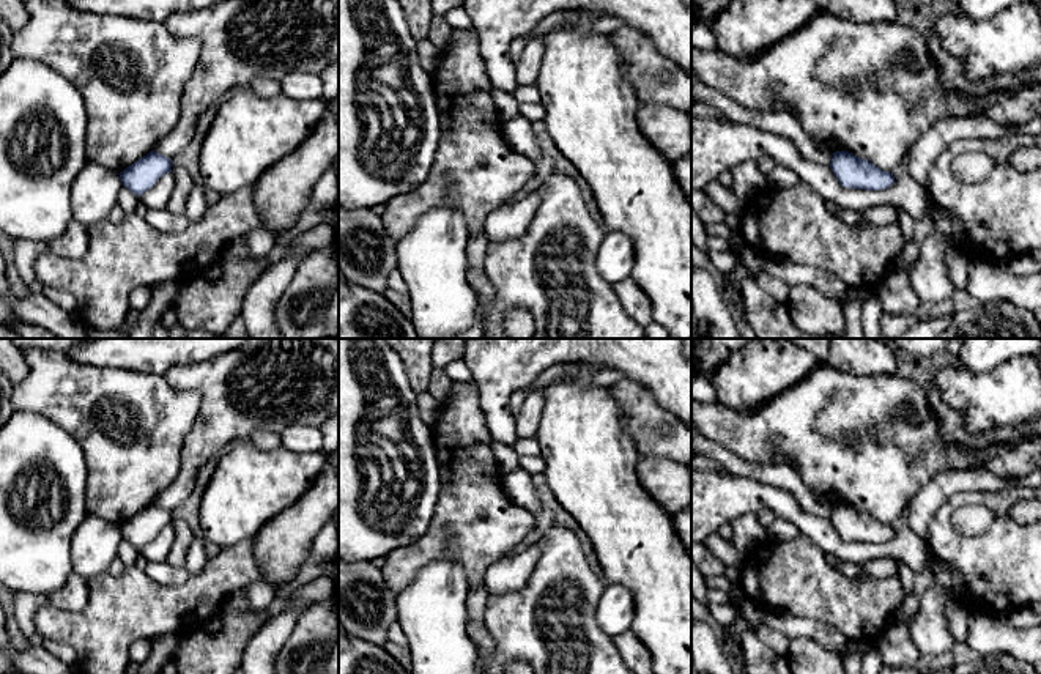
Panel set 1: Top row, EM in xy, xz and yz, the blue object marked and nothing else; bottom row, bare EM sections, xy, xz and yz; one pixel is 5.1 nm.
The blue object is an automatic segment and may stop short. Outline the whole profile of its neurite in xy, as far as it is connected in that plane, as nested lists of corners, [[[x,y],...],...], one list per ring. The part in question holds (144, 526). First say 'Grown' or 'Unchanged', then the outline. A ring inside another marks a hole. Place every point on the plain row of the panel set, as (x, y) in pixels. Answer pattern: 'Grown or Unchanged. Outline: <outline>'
Unchanged. Outline: [[[153,502],[120,524],[120,531],[124,540],[140,550],[143,545],[153,540],[161,529],[172,524],[172,520],[172,512]]]

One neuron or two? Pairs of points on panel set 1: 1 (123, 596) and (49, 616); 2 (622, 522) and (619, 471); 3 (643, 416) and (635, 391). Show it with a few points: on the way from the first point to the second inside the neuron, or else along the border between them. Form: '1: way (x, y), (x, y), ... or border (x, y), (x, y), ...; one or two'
1: way (104, 614), (98, 621), (68, 621); one
2: way (619, 509), (619, 484); one
3: way (641, 410), (635, 397); one

